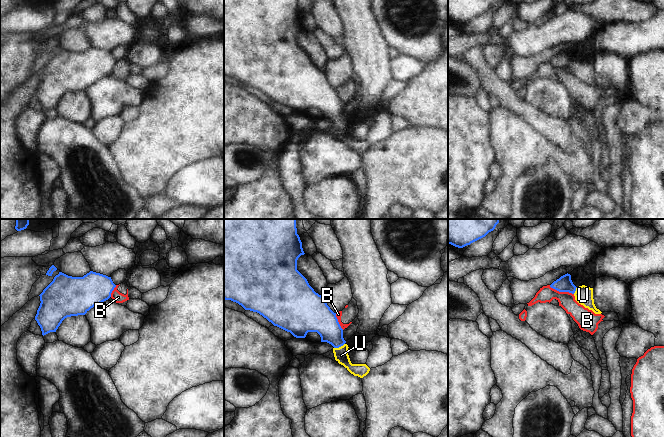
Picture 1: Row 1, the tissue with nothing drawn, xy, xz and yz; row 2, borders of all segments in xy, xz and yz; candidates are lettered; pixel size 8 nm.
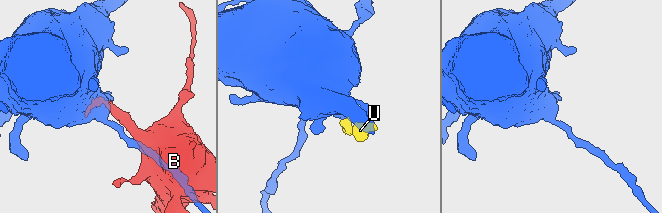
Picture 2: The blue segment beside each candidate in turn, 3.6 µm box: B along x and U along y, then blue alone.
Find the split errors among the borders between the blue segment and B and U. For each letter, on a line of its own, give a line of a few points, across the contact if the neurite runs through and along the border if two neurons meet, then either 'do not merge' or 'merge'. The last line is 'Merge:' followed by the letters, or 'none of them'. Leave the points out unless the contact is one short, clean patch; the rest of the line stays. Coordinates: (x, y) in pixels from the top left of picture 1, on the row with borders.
B: yz (549, 285), (559, 291), (568, 291), (573, 294) | do not merge
U: xz (323, 320), (339, 346), (341, 355) | merge
Merge: U

